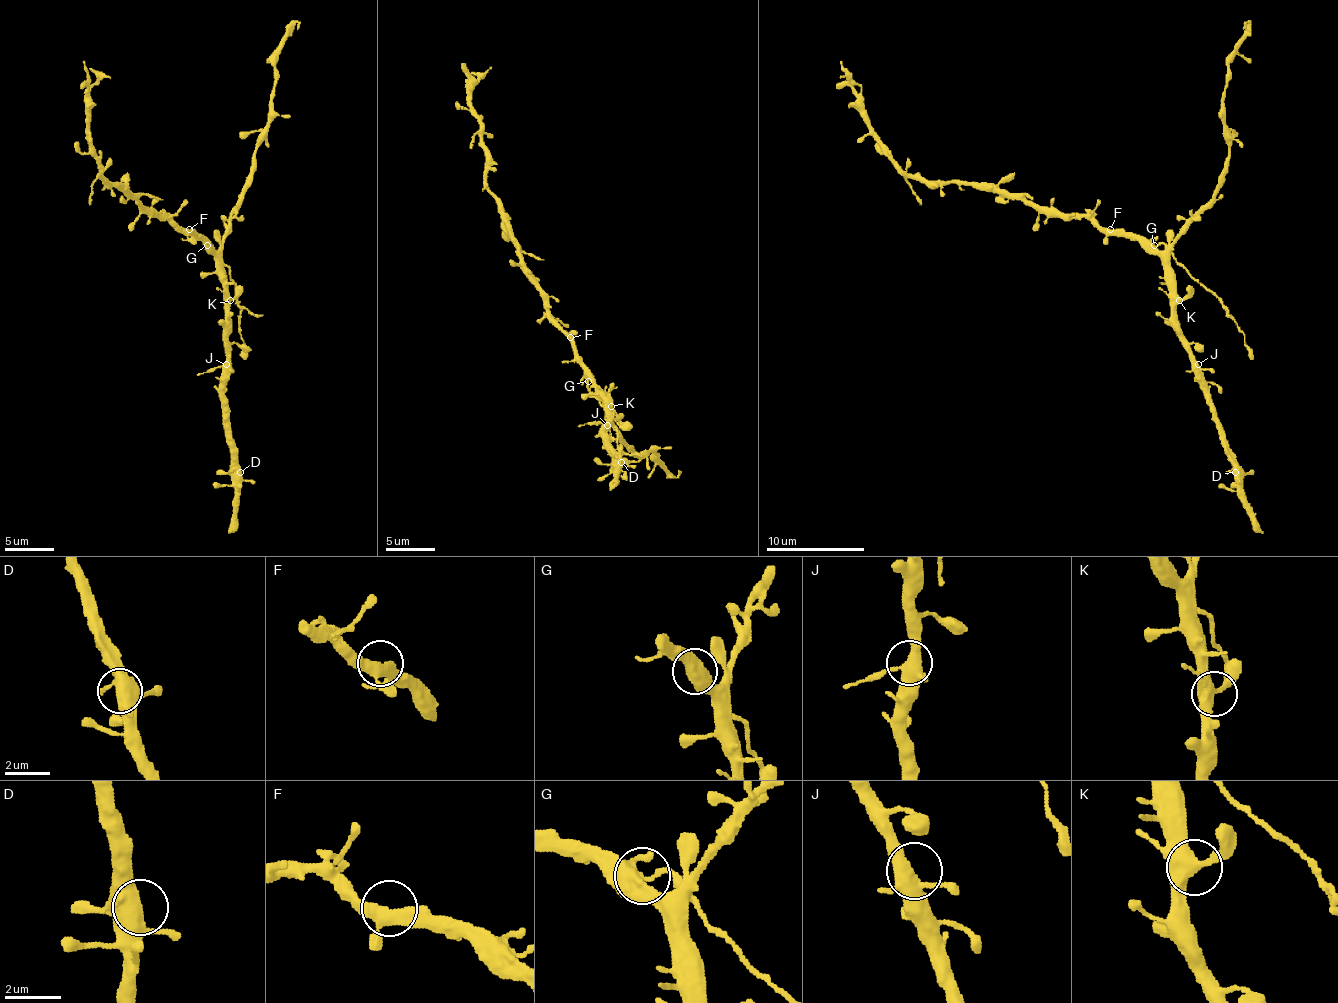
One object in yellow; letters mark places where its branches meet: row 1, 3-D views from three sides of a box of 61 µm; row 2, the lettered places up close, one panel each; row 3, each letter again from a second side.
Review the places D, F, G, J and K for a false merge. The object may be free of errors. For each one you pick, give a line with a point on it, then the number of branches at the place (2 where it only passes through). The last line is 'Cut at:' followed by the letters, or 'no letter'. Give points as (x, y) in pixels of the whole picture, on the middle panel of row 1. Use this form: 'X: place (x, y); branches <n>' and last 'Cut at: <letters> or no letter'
G: place (588, 381); branches 4
Cut at: G

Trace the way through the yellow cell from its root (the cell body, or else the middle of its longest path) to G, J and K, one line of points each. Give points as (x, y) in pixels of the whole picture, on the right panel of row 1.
G: (1108, 234), (1135, 234), (1154, 244)
J: (1108, 234), (1132, 234), (1162, 259), (1164, 281), (1169, 288), (1171, 327), (1198, 364)
K: (1108, 234), (1132, 234), (1147, 244), (1162, 259), (1164, 281), (1179, 300)

